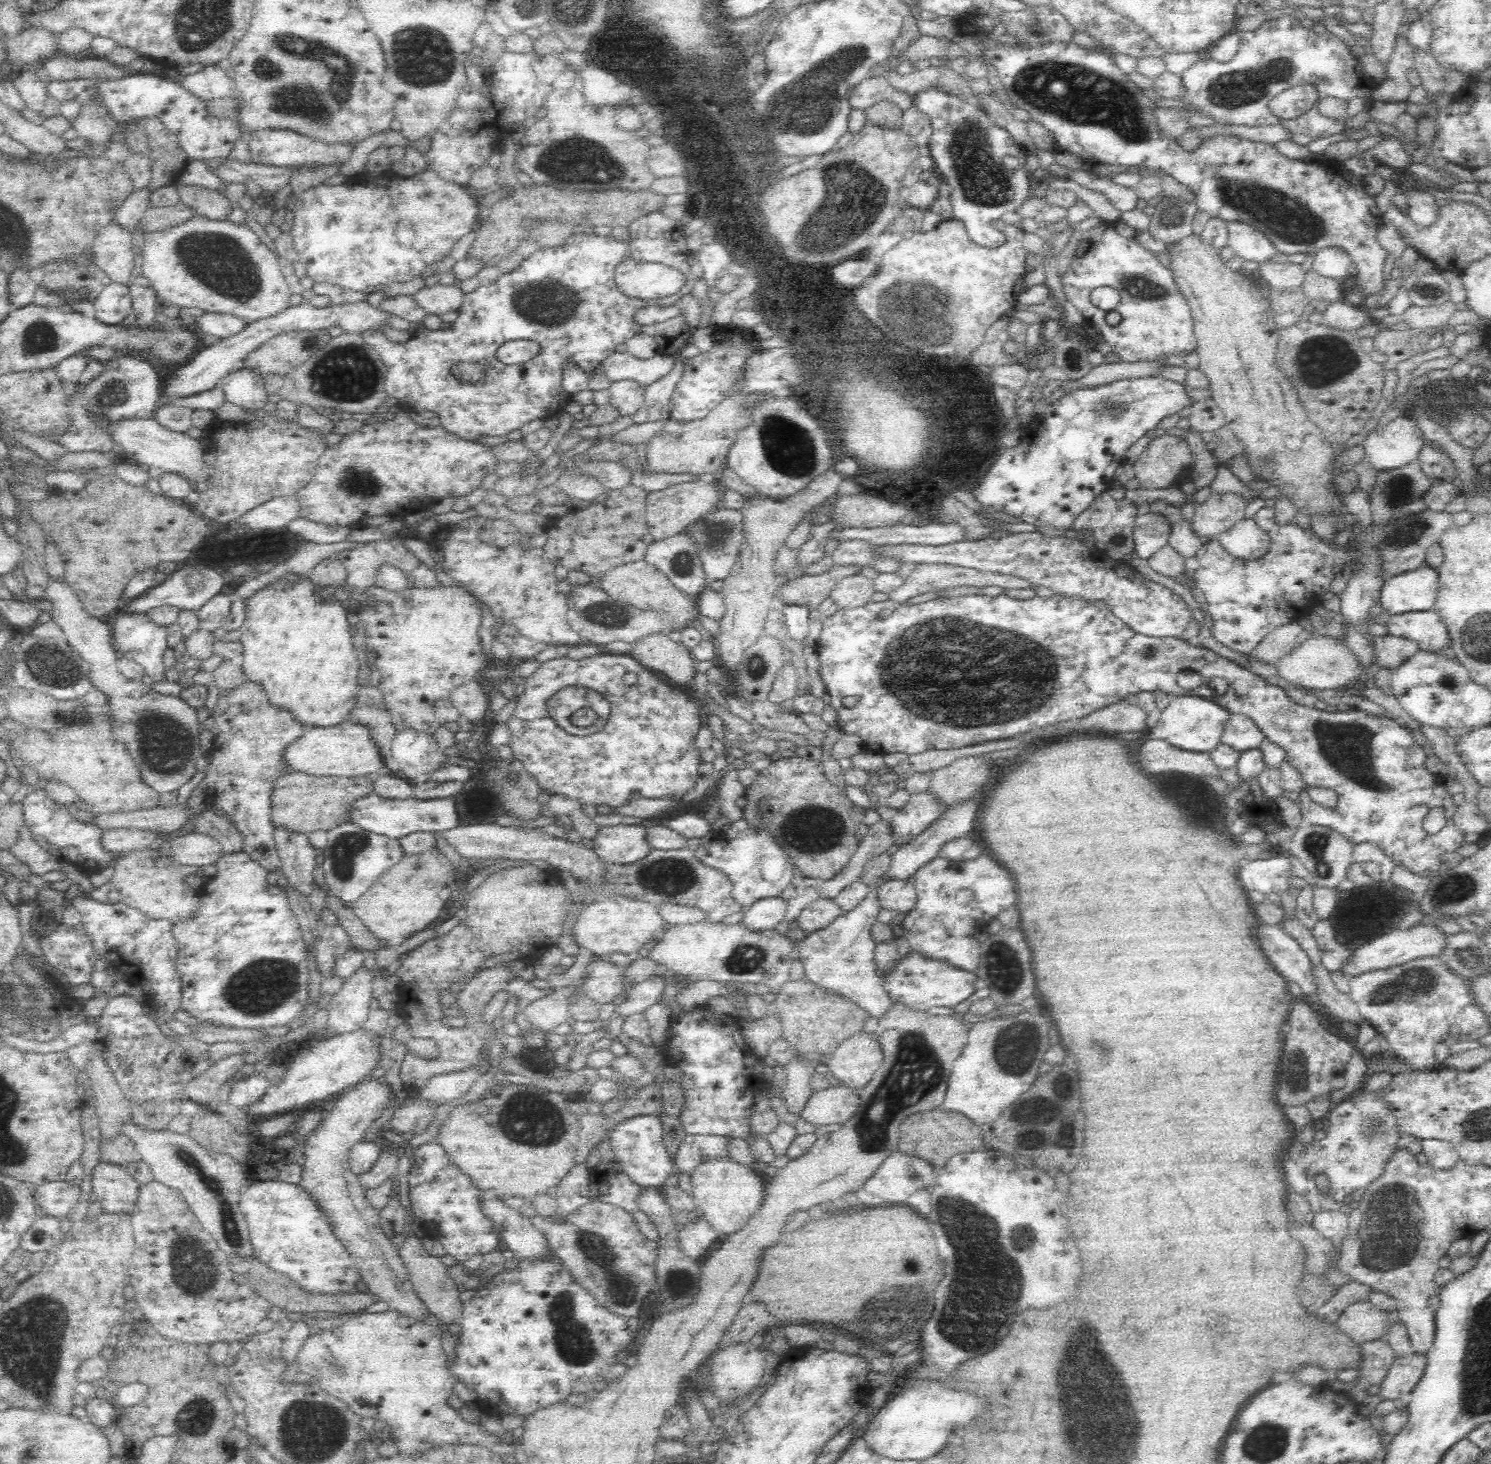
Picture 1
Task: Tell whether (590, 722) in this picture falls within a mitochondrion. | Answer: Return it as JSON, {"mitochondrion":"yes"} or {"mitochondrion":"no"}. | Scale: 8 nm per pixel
{"mitochondrion":"yes"}

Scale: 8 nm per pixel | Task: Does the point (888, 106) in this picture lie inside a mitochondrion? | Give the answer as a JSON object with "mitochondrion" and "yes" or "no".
{"mitochondrion":"no"}

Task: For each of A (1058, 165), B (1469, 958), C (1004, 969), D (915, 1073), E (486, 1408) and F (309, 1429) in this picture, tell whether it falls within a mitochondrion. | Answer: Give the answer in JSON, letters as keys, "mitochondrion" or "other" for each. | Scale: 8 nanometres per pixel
{"A":"other","B":"mitochondrion","C":"mitochondrion","D":"mitochondrion","E":"other","F":"mitochondrion"}

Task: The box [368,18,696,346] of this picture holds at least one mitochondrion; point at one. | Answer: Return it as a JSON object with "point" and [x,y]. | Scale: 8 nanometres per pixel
{"point":[423,58]}

